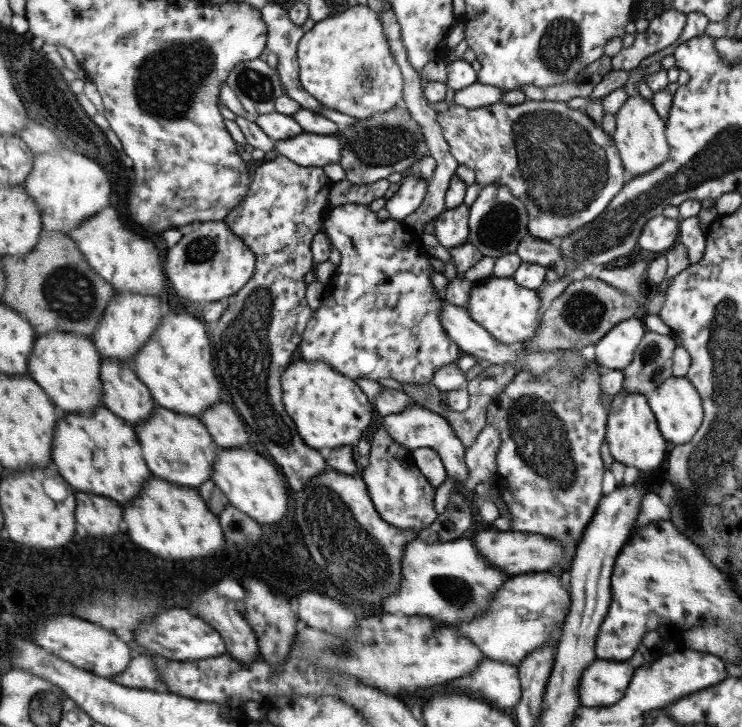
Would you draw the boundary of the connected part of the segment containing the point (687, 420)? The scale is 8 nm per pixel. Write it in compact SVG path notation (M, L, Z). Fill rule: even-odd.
M669 377L646 396L655 414L660 436L667 441L669 446L685 444L697 433L702 422L701 401L692 384L684 377Z

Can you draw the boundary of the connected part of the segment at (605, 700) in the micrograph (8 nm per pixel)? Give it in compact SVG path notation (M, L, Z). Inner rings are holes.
M653 630L645 632L644 638L641 639L640 646L635 649L635 652L633 652L629 660L617 662L614 660L597 659L593 661L591 666L587 668L587 672L583 672L583 678L581 678L581 684L579 684L583 704L585 704L585 706L591 706L591 708L593 708L593 706L607 707L611 706L611 704L615 704L615 702L623 696L623 692L625 692L625 688L627 688L627 682L629 682L633 670L653 660L653 658L644 658L643 654L647 651L649 652L649 650L660 649L661 641L665 636L666 634L663 631Z

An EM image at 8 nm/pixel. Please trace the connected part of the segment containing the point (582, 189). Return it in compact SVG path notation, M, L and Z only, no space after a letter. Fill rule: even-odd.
M525 100L523 103L508 105L503 102L494 105L481 106L481 108L467 108L457 105L448 107L445 112L439 112L439 125L441 125L444 137L448 140L453 156L461 165L467 166L474 171L475 180L482 187L489 184L507 185L513 191L513 195L517 195L519 199L525 201L527 211L529 211L528 228L532 236L543 238L543 240L560 240L567 238L579 231L580 228L592 223L593 220L599 218L601 214L611 205L611 200L619 194L621 187L624 186L623 165L619 162L620 154L617 152L615 144L611 144L611 138L607 140L607 136L601 132L601 126L596 124L589 118L585 110L583 112L578 109L571 109L566 102L557 102L557 100ZM611 166L619 166L619 172L607 172Z

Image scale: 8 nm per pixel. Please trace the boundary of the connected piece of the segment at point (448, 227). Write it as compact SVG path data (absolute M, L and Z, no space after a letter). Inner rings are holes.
M467 204L447 208L433 220L433 234L447 250L469 242L470 211Z

